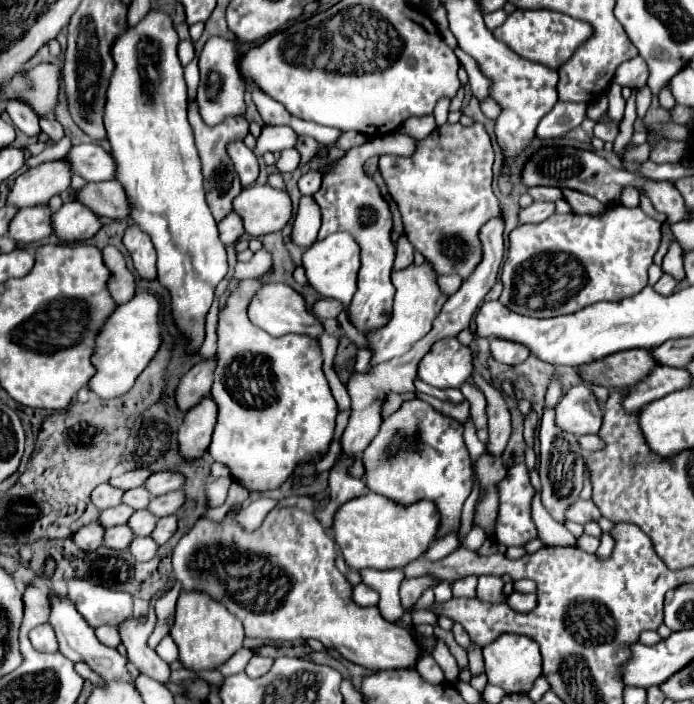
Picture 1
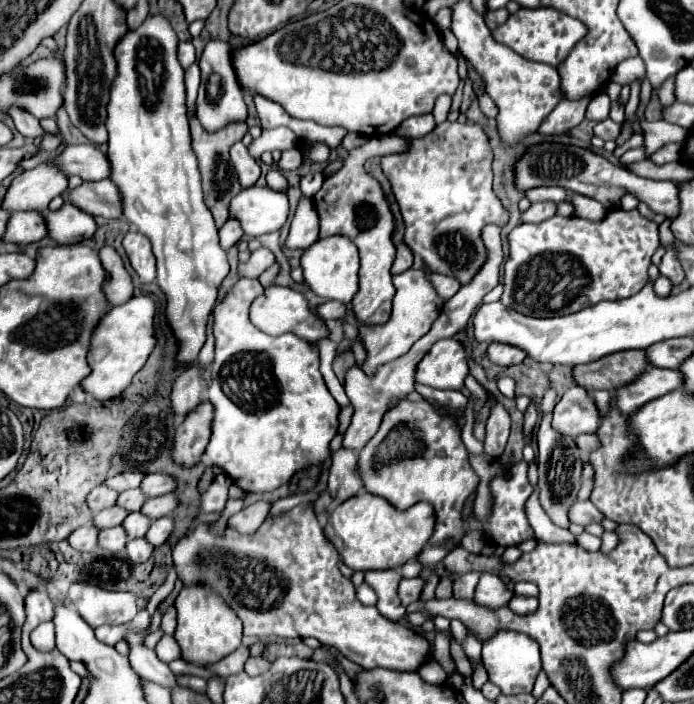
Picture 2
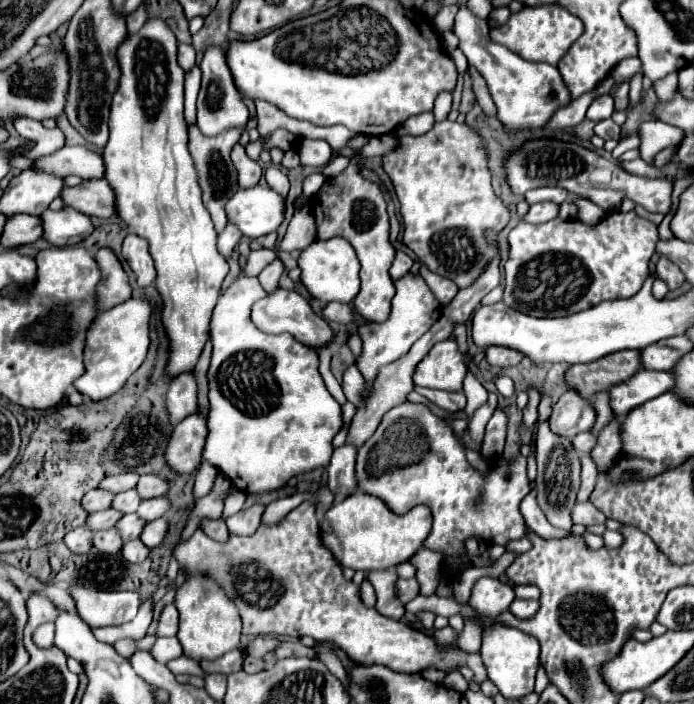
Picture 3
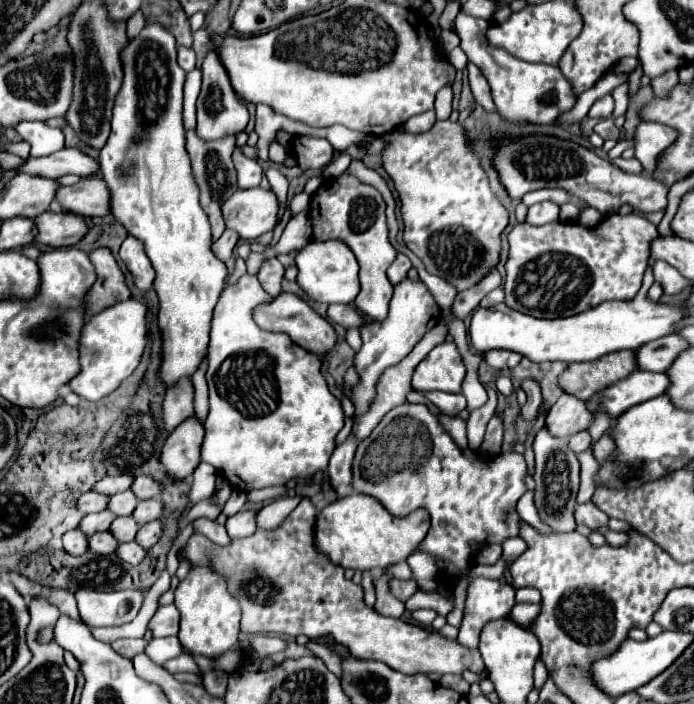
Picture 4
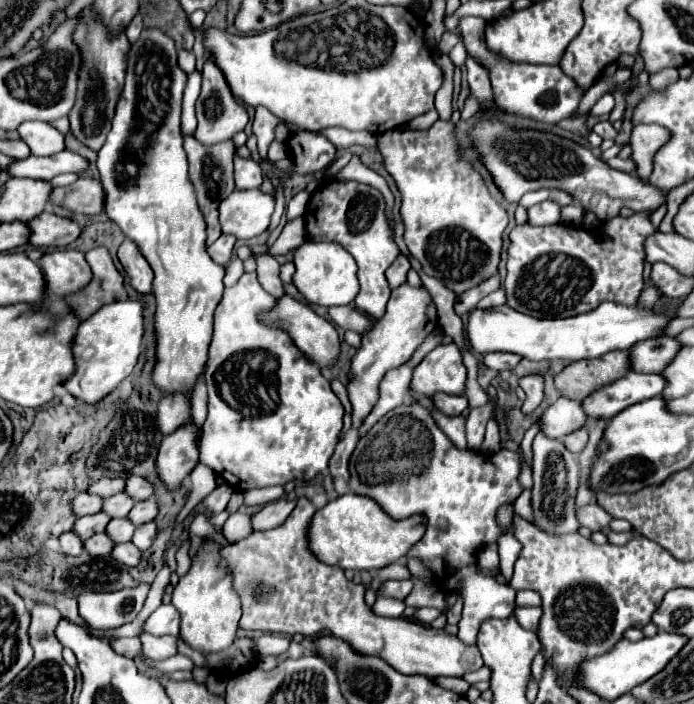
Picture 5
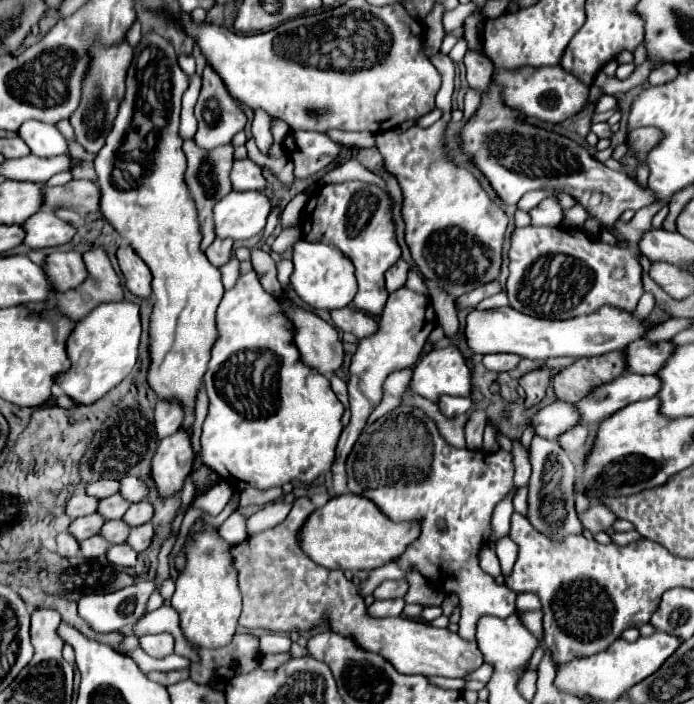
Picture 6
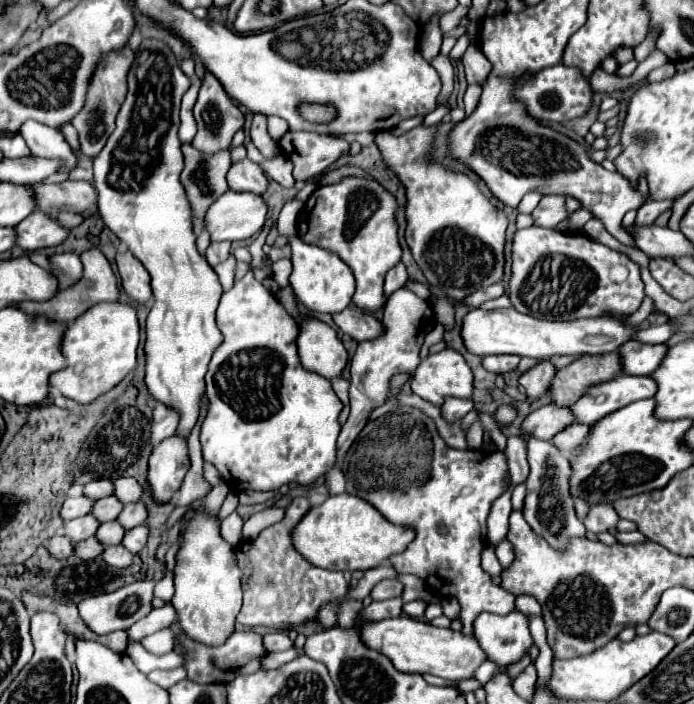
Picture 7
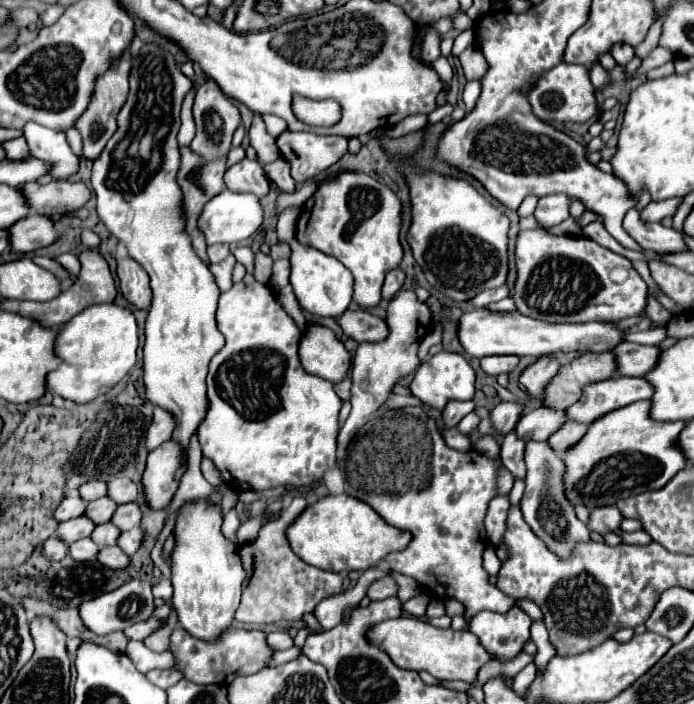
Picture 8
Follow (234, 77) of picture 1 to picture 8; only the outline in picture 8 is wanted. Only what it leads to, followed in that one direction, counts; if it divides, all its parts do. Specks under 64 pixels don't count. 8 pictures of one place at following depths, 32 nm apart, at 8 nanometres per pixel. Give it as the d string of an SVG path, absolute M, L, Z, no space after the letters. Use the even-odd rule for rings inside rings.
M206 80L198 90L196 90L196 98L194 98L194 120L196 120L196 136L190 144L190 150L194 154L198 154L202 160L210 162L216 158L224 158L230 152L230 144L232 144L232 134L240 124L240 112L238 108L230 102L230 98L226 98L220 88L216 88L216 84L212 84L212 80Z

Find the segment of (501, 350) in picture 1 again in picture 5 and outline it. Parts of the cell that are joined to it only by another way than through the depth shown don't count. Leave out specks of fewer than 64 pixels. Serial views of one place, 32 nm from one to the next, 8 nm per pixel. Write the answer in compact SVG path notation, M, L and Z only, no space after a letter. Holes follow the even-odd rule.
M494 352L494 354L486 354L486 356L484 356L486 368L496 370L496 372L516 368L516 364L518 364L520 360L522 360L522 358L520 358L518 354L508 354L508 352Z

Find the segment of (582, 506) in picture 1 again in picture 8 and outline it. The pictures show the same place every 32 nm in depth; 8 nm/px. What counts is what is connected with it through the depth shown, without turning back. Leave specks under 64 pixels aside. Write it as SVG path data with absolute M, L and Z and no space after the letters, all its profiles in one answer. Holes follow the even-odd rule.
M604 506L604 508L596 508L596 512L590 512L588 528L598 534L618 532L622 520L624 520L624 516L616 506Z

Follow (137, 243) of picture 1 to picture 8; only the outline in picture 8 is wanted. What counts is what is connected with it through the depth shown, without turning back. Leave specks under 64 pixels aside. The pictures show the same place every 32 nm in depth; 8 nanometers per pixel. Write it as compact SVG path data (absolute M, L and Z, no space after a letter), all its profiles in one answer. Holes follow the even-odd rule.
M120 258L116 274L120 278L120 292L126 302L138 310L150 308L152 290L148 286L148 274L140 268L140 264L136 264L132 258Z

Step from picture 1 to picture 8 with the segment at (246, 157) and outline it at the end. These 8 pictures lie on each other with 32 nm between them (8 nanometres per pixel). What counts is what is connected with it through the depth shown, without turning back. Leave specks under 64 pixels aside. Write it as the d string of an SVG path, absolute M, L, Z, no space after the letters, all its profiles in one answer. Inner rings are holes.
M244 158L236 166L232 166L224 174L224 182L226 182L228 190L256 194L258 200L262 200L268 194L264 170L262 170L262 166L258 162L250 160L250 158Z

